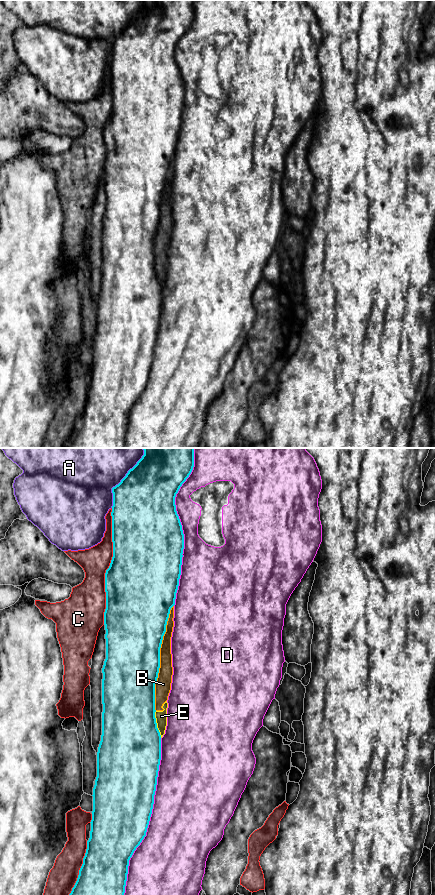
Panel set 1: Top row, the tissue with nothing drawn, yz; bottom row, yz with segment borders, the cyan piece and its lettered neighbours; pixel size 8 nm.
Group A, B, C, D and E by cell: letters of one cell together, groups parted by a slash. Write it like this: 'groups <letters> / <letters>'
groups A / B E / C / D

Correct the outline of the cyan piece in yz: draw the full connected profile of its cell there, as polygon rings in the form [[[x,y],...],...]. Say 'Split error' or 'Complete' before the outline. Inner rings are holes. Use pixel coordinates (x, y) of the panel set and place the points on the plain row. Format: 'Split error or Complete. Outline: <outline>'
Complete. Outline: [[[143,0],[144,7],[137,16],[128,23],[121,34],[112,40],[112,94],[113,109],[105,125],[106,161],[104,164],[106,211],[102,220],[102,287],[97,304],[97,329],[93,340],[93,363],[90,390],[79,422],[77,433],[69,448],[124,448],[127,433],[129,412],[136,400],[146,388],[152,366],[157,329],[161,312],[161,287],[155,270],[155,235],[160,220],[160,200],[170,162],[175,157],[176,145],[181,127],[181,117],[184,101],[184,86],[179,68],[176,63],[175,49],[182,36],[191,26],[194,19],[195,0]]]

